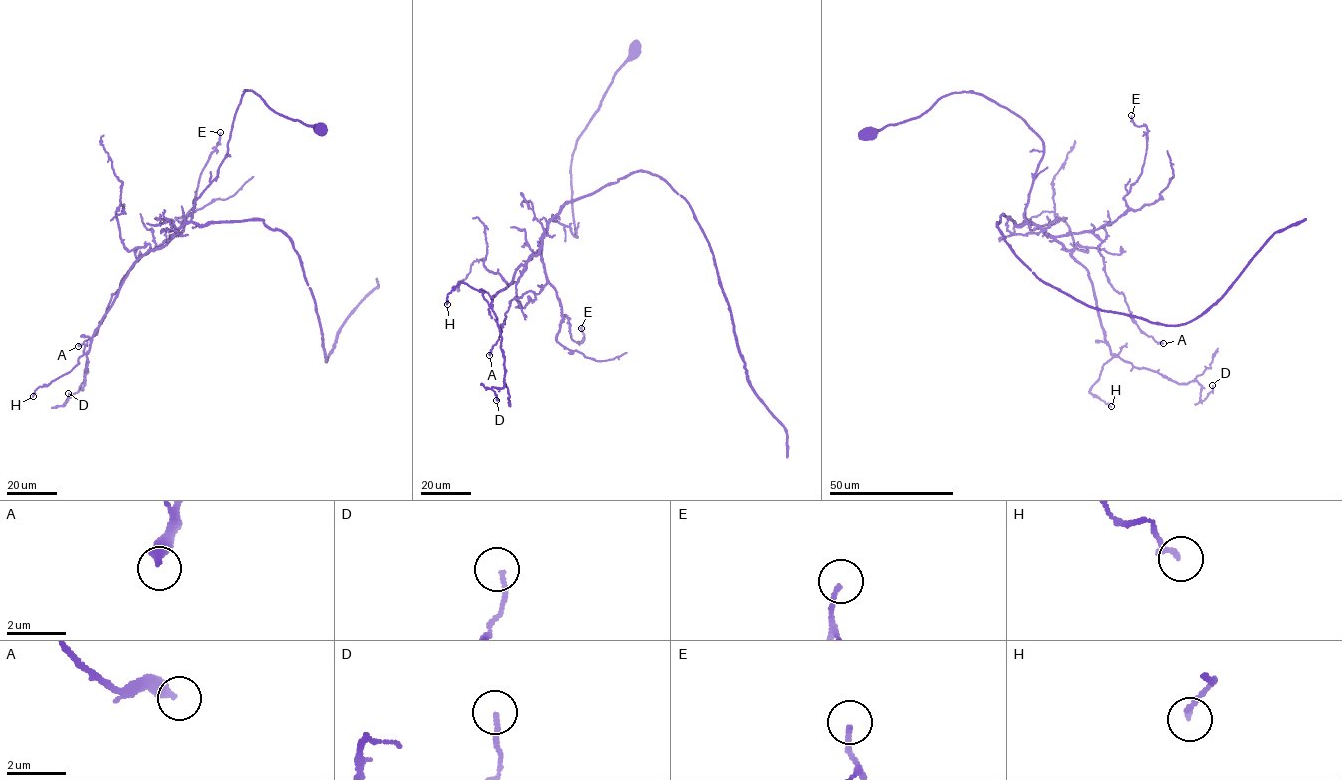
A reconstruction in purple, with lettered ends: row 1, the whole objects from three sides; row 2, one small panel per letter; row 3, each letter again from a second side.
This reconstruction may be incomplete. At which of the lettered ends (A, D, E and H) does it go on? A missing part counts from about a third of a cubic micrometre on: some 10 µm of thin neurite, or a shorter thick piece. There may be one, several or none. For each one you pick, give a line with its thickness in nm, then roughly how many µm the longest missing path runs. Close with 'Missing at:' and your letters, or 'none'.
Missing at: none

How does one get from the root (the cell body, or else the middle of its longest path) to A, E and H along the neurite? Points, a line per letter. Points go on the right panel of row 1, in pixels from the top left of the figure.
A: (869, 134), (955, 92), (1019, 116), (1043, 148), (1024, 217), (1053, 236), (1097, 235), (1108, 281), (1163, 343)
E: (869, 134), (952, 93), (993, 100), (1042, 141), (1024, 217), (1061, 236), (1128, 208), (1147, 135), (1131, 115)
H: (869, 134), (964, 92), (1037, 134), (1024, 217), (1087, 271), (1117, 355), (1090, 392), (1111, 406)

